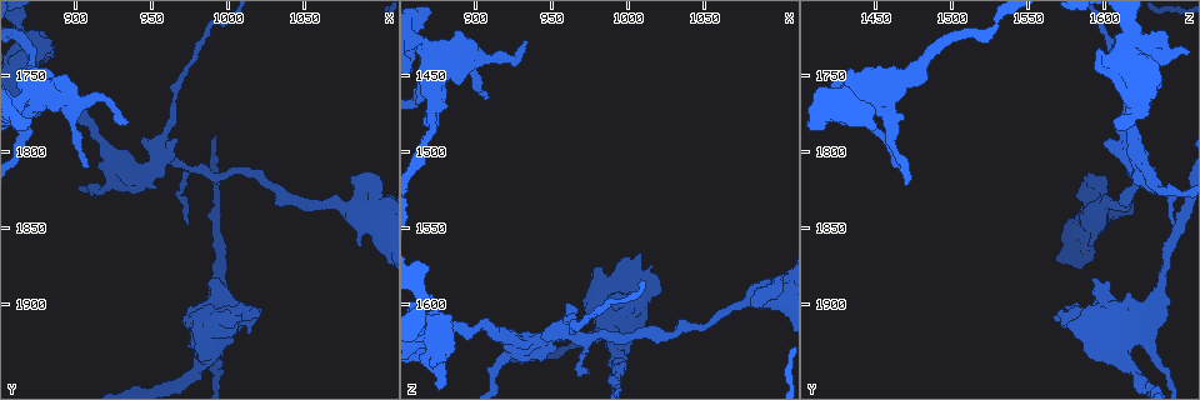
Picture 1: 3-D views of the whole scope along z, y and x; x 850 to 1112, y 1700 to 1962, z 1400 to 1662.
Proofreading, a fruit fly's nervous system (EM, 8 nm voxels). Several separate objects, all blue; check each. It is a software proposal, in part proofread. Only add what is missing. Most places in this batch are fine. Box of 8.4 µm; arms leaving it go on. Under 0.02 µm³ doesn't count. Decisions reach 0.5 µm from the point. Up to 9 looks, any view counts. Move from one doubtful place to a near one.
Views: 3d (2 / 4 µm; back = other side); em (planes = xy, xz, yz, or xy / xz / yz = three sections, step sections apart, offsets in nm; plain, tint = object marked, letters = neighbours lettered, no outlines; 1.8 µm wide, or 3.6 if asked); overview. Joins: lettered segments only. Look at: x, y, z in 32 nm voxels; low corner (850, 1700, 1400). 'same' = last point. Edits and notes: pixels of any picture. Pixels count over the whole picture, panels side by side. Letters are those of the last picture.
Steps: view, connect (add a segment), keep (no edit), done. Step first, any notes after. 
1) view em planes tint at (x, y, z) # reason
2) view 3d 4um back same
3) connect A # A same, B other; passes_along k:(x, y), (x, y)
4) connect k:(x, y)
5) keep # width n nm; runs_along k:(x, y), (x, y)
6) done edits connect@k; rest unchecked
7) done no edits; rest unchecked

view em 3.6um yz step 8 tint at (874, 1770, 1450) # thin arm on a thick one

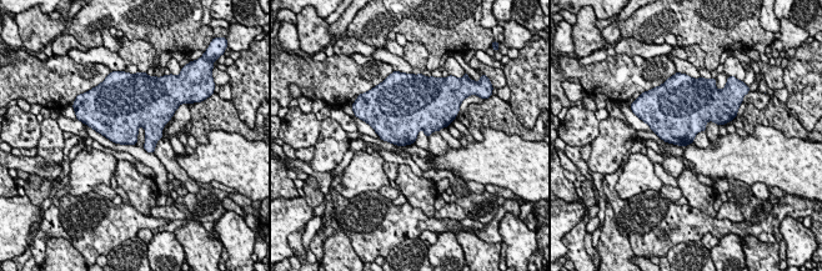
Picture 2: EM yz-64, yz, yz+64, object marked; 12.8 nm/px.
view em 3.6um planes letters same

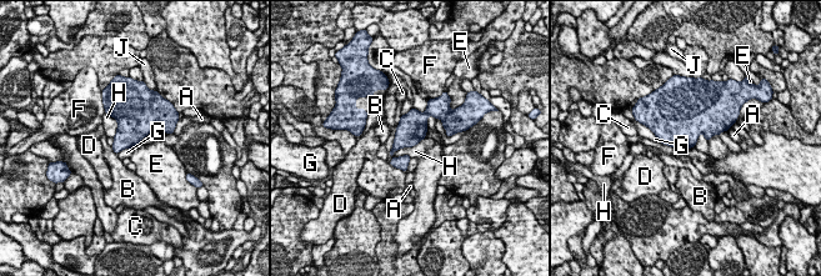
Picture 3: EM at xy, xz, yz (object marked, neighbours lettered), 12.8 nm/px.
keep # A other, B other, C other, D other, E other, F other, G other, H other, J other; border 3:(416, 144), (399, 147), (393, 157); none of them fits

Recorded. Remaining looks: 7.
view em planes letters at (932, 1780, 1426) # thin end

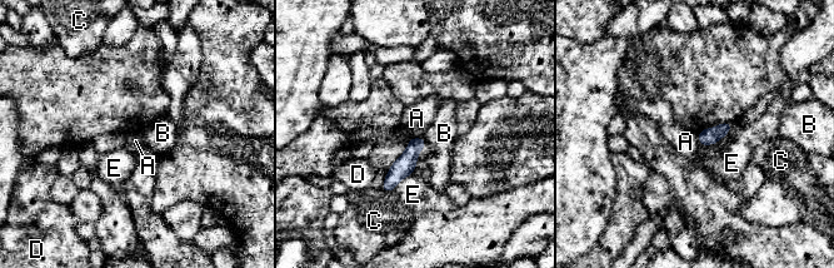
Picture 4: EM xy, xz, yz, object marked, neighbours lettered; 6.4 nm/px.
keep # longest_contact E 190 nm; A other, B other, C other, D other, E other; runs_along 4:(419, 140), (386, 188); no lettered segment goes on from it

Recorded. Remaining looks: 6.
view em 3.6um xy step 16 tint at (930, 1810, 1626) # abrupt turn

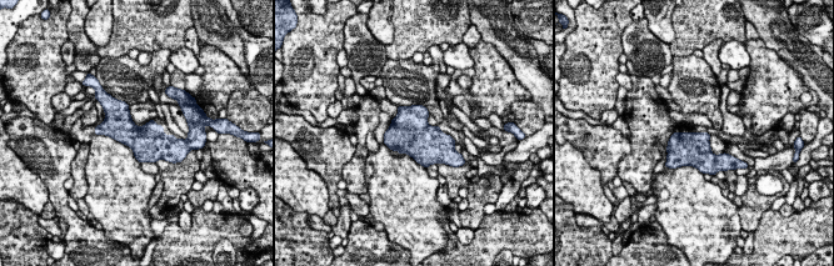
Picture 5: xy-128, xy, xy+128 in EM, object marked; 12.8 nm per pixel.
view em 3.6um yz step 8 letters same # cut it another way

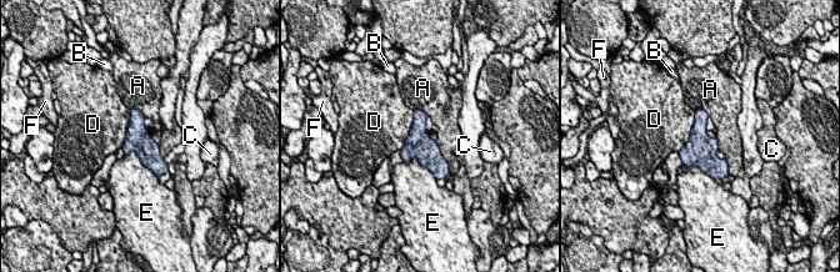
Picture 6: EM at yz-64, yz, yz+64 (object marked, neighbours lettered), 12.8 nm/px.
keep # width 320 nm; A other, B other, C other, D other, E other, F other; none of them fits

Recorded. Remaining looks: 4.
view 3d 2um back at (1008, 1910, 1568) # stops while still wide

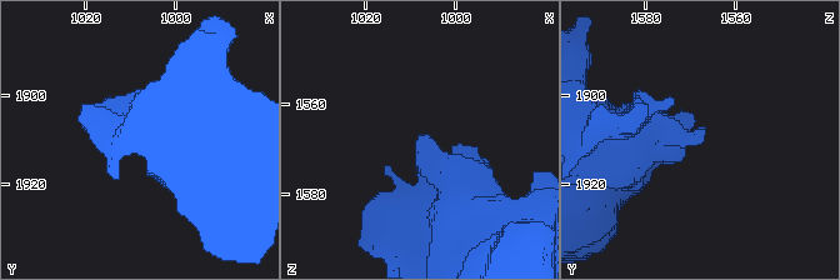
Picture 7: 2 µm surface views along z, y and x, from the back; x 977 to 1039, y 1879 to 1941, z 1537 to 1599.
view em xy step 8 tint at (1008, 1908, 1567)

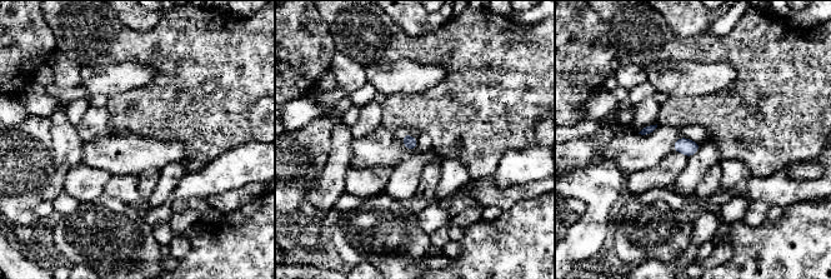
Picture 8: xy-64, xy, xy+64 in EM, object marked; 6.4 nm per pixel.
view em xy step 8 letters same

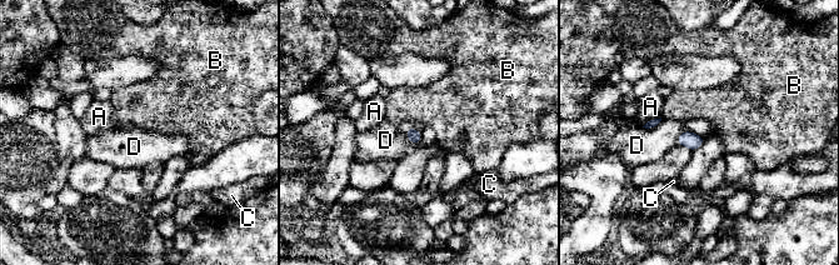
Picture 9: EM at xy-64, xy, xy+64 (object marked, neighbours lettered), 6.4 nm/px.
keep # longest_contact A 140 nm; A other, B other, C other, D other; border 9:(405, 129), (405, 135), (418, 144); no lettered segment goes on from it

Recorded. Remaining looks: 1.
done no edits; rest unchecked

